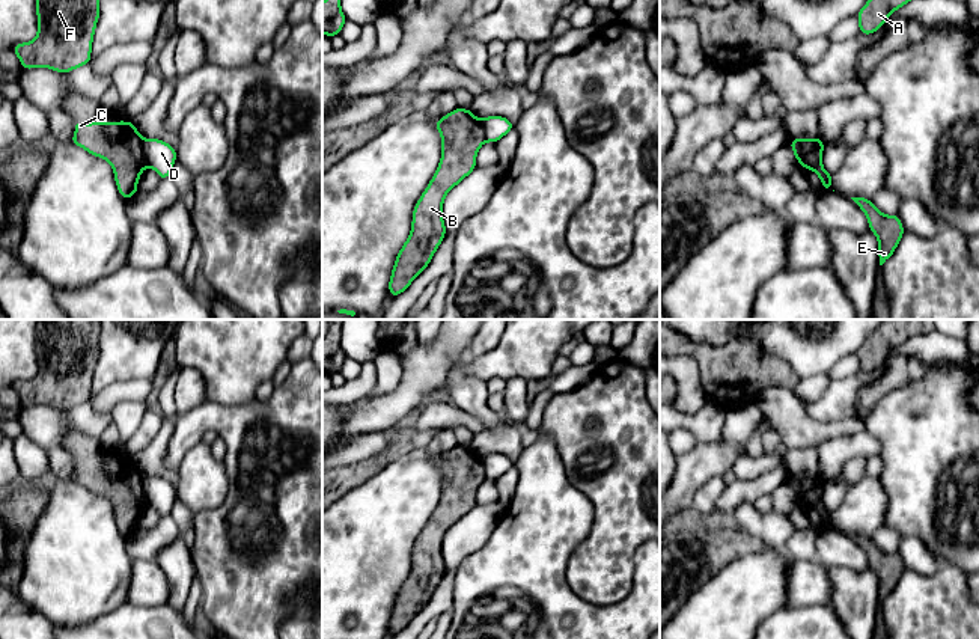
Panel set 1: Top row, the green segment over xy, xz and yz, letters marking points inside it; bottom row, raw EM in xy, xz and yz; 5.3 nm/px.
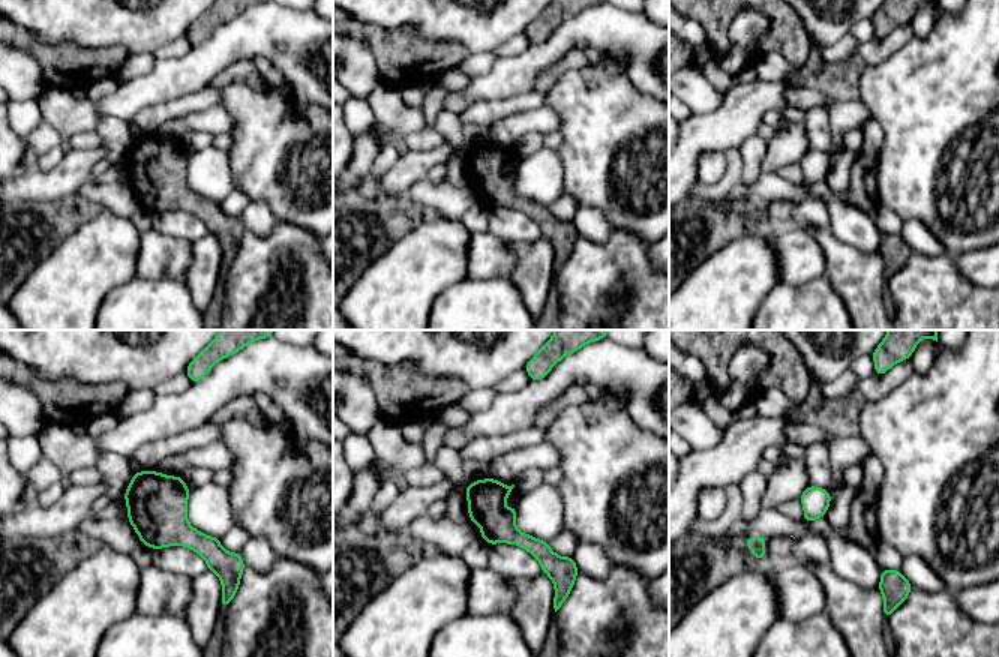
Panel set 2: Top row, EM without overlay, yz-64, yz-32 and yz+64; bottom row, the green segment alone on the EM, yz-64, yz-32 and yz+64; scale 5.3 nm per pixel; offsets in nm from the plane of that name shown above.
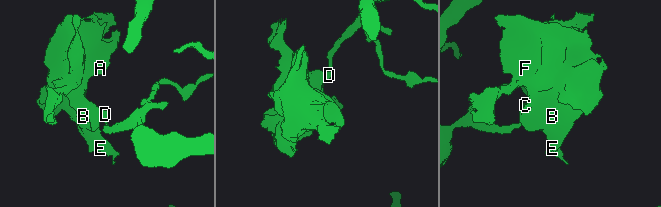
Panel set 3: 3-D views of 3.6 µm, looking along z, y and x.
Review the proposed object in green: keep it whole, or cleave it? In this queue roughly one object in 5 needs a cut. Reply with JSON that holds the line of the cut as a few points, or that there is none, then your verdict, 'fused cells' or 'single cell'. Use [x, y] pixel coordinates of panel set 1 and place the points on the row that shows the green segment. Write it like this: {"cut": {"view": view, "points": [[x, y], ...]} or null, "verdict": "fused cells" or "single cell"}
{"cut": {"view": "yz", "points": [[823, 142], [799, 163]]}, "verdict": "fused cells"}

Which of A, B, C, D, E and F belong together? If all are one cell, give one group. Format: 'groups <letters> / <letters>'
groups A B C E F / D

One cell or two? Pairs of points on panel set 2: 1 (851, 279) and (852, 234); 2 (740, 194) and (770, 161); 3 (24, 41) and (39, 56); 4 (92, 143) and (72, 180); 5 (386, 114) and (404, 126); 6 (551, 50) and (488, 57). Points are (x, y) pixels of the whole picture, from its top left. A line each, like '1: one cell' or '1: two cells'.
1: two cells
2: two cells
3: one cell
4: two cells
5: one cell
6: two cells

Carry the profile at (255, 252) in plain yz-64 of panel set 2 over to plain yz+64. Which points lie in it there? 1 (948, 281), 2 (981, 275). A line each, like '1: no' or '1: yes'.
1: yes
2: no

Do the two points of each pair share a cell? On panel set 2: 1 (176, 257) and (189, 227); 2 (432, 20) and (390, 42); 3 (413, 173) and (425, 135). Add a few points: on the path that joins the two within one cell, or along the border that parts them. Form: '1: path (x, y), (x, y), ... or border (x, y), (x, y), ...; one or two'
1: border (152, 227), (164, 234), (192, 243); two
2: border (380, 26), (411, 26), (428, 39), (447, 41); two
3: border (443, 143), (431, 149), (408, 150); two

